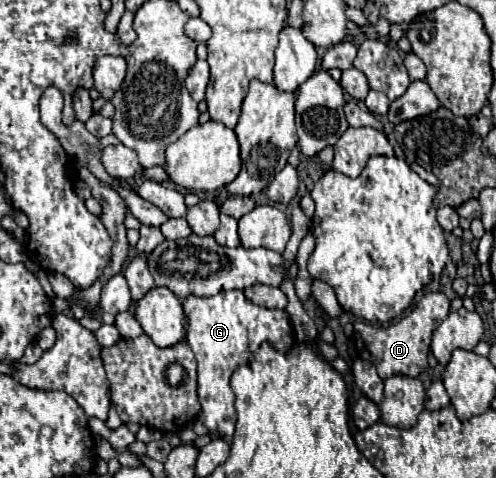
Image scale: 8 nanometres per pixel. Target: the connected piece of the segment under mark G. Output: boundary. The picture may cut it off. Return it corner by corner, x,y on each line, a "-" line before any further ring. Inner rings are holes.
226,291
214,297
194,297
184,301
188,317
186,341
196,355
198,363
198,401
202,405
198,419
208,431
230,439
234,433
236,411
234,393
230,389
230,375
242,363
248,363
260,343
270,341
276,349
288,351
294,343
294,329
286,309
266,309
250,303
242,291

